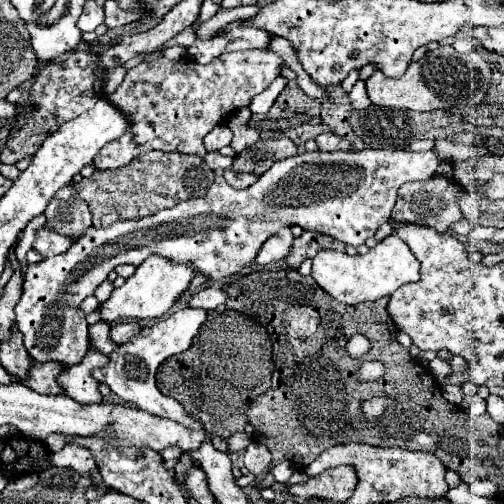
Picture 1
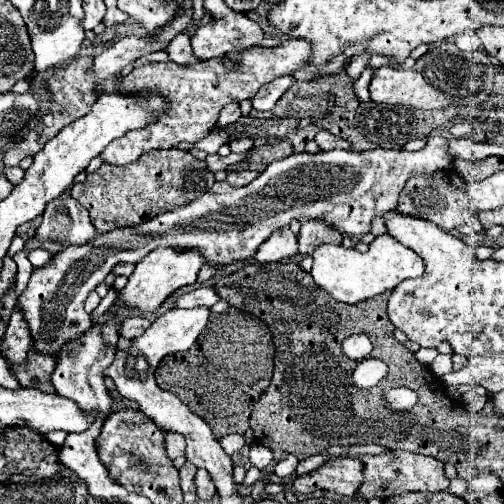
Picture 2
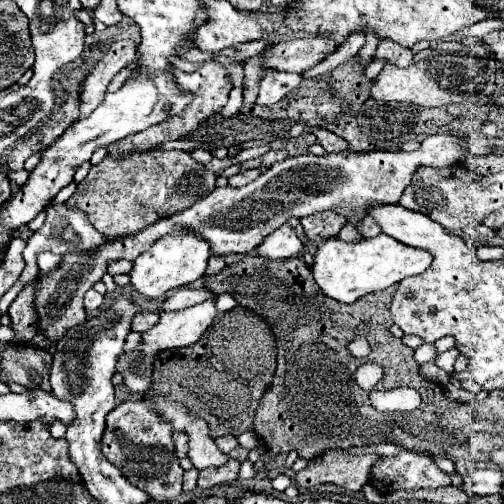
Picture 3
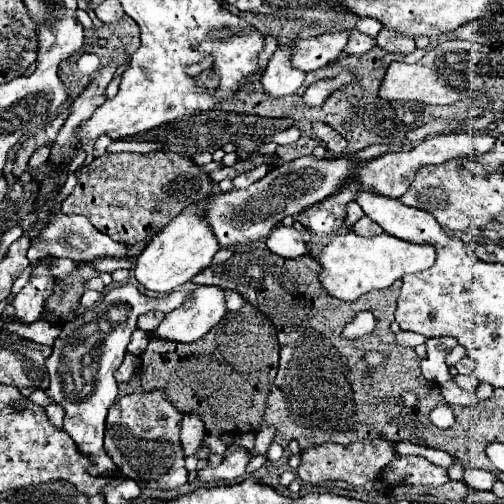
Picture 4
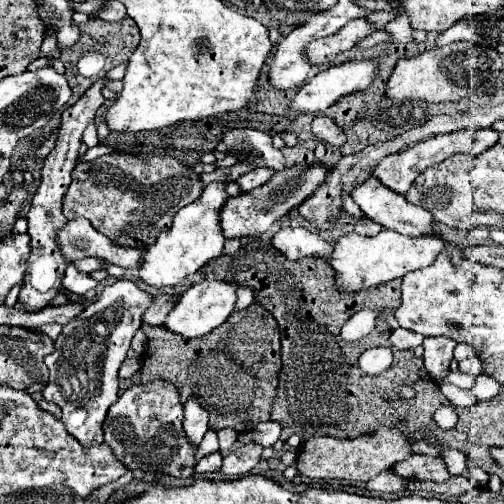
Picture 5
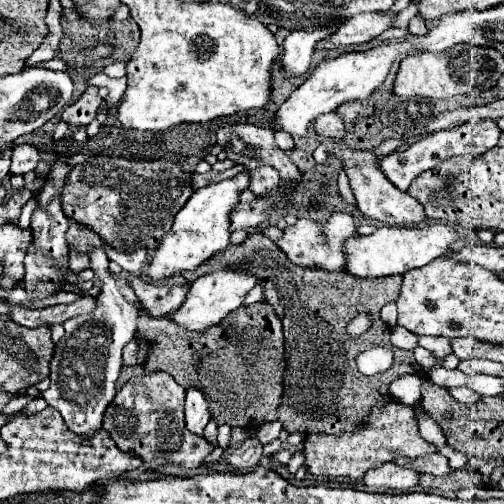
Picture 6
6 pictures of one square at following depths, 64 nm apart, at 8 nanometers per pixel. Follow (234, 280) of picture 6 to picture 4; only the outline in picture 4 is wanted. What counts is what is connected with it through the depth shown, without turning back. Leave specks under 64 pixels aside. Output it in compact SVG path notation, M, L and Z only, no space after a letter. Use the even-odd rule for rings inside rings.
M198 286L180 308L164 316L154 334L174 342L194 342L210 332L210 328L214 328L226 312L224 288Z

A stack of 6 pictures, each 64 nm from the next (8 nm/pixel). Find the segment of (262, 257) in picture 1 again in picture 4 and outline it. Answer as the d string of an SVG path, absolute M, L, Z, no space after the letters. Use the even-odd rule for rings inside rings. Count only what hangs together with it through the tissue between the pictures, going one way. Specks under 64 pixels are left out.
M286 226L274 228L272 234L268 236L266 246L268 250L272 250L274 254L282 258L298 258L308 252L308 244L302 232L298 232L296 228L286 228Z

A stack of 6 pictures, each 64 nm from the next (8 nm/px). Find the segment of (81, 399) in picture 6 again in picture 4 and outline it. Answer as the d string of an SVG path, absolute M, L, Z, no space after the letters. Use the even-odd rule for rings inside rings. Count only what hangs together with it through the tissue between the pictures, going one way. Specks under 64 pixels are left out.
M122 284L118 288L110 288L98 304L76 316L76 320L62 324L62 332L52 346L54 350L46 358L46 368L50 374L50 388L46 390L46 396L64 408L64 430L70 434L76 446L80 446L80 452L94 456L96 466L92 472L108 474L116 470L114 462L102 448L104 422L108 408L118 396L118 382L114 372L124 360L126 346L132 332L136 330L138 316L146 314L148 310L170 312L178 308L188 298L188 294L190 290L174 290L168 296L154 300L142 294L136 286Z

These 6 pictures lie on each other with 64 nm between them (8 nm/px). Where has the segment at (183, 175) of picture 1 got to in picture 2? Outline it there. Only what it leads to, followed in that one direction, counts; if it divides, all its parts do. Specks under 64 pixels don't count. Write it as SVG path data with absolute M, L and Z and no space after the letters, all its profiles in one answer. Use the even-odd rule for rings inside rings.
M170 148L170 150L152 150L140 156L136 162L126 166L102 164L96 172L80 184L74 184L70 196L78 200L88 212L90 220L100 234L114 232L122 226L142 224L158 214L186 206L190 200L200 198L214 184L214 172L190 152Z

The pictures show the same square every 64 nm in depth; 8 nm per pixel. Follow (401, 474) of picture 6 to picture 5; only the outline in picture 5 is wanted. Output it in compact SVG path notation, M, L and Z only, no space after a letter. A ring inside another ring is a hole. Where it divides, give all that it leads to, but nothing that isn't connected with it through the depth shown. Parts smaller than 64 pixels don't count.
M388 468L388 470L380 472L378 476L370 478L370 480L366 482L366 488L368 488L368 490L376 490L376 492L400 494L400 492L404 492L404 488L408 486L408 482L410 482L408 478L396 474L392 468Z

